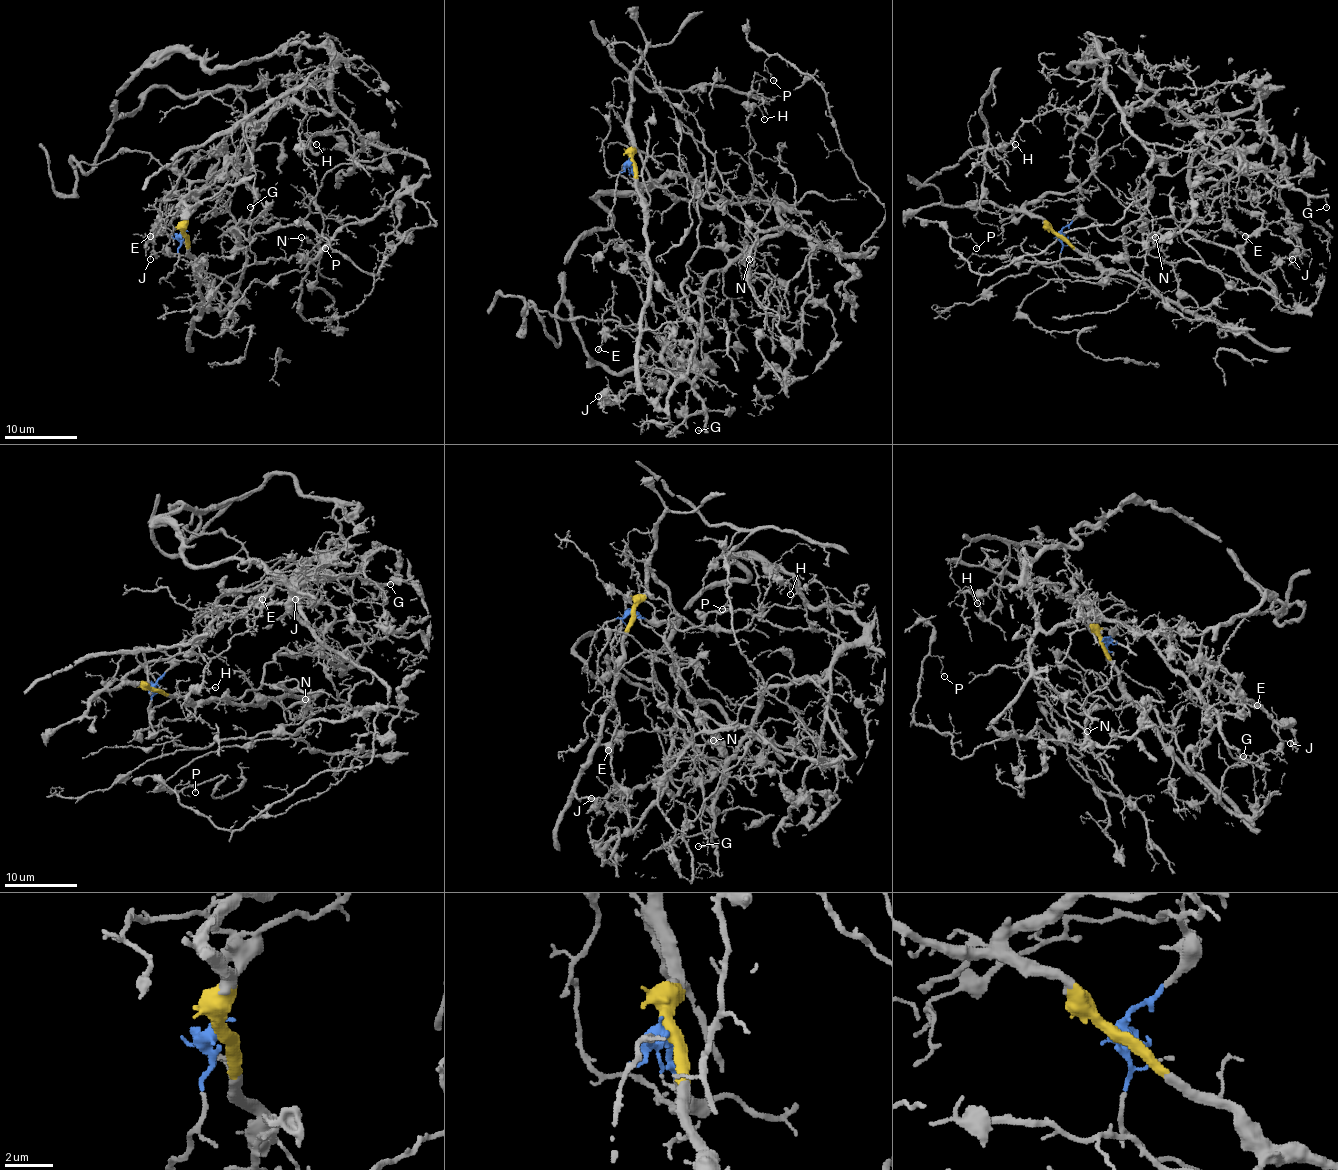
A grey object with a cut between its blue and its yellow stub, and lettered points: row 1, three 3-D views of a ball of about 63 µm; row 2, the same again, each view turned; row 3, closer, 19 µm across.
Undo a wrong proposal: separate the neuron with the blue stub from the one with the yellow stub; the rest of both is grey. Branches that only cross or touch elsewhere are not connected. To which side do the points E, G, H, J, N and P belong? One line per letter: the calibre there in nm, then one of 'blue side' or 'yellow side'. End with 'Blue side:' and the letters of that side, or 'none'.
E: calibre 160 nm; blue side
G: calibre 110 nm; blue side
H: calibre 100 nm; blue side
J: calibre 80 nm; blue side
N: calibre 120 nm; blue side
P: calibre 100 nm; blue side
Blue side: E, G, H, J, N, P

